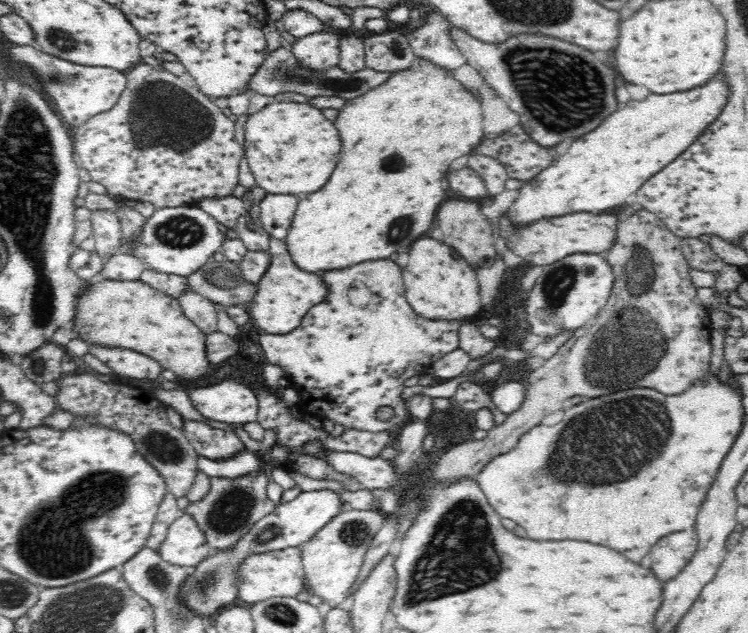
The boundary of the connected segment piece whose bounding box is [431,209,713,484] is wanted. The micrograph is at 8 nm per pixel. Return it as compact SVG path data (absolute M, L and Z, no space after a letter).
M646 209L632 211L626 220L619 221L614 246L609 251L600 253L614 273L614 286L608 302L596 317L574 331L574 335L558 349L555 356L535 362L535 369L531 374L526 374L522 382L526 391L522 406L511 415L503 416L502 424L492 427L484 439L466 441L443 454L431 469L433 478L443 484L452 484L462 478L476 477L494 458L512 451L522 434L538 426L544 416L561 410L564 400L572 396L588 396L593 399L638 386L654 388L666 396L674 396L689 390L694 382L705 378L709 372L710 352L713 348L710 338L712 323L706 307L696 295L697 287L692 283L691 268L683 255L680 240L657 214Z

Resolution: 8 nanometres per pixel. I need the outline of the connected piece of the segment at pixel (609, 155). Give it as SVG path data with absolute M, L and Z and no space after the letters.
M718 72L710 82L694 90L650 94L642 102L626 102L596 130L572 142L558 162L542 169L532 180L525 181L518 190L518 200L515 199L506 211L510 221L522 225L570 212L598 212L621 204L625 206L630 194L698 140L698 136L716 121L728 98L730 85L726 75Z

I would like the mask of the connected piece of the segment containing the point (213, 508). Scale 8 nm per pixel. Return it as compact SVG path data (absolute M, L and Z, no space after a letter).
M262 468L238 478L216 478L215 476L211 478L210 476L208 494L199 501L190 502L185 512L194 517L212 548L216 551L231 548L261 518L274 512L277 504L266 495L266 486L270 480L271 477L264 473Z

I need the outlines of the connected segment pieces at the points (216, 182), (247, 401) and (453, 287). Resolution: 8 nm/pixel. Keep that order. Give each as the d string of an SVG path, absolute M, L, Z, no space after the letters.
M137 63L125 75L126 88L118 102L74 130L73 153L79 166L88 170L91 180L105 186L111 196L150 202L157 209L164 206L192 207L202 198L232 196L238 186L238 166L245 151L234 137L235 122L222 116L220 124L216 124L214 116L182 90L176 84L178 78L169 71Z
M226 380L206 388L192 388L187 394L196 410L208 420L242 425L257 421L257 394L244 384Z
M420 238L410 246L408 254L408 266L402 270L403 285L406 286L405 297L416 314L428 321L462 322L481 313L482 304L476 272L456 250L432 238Z

